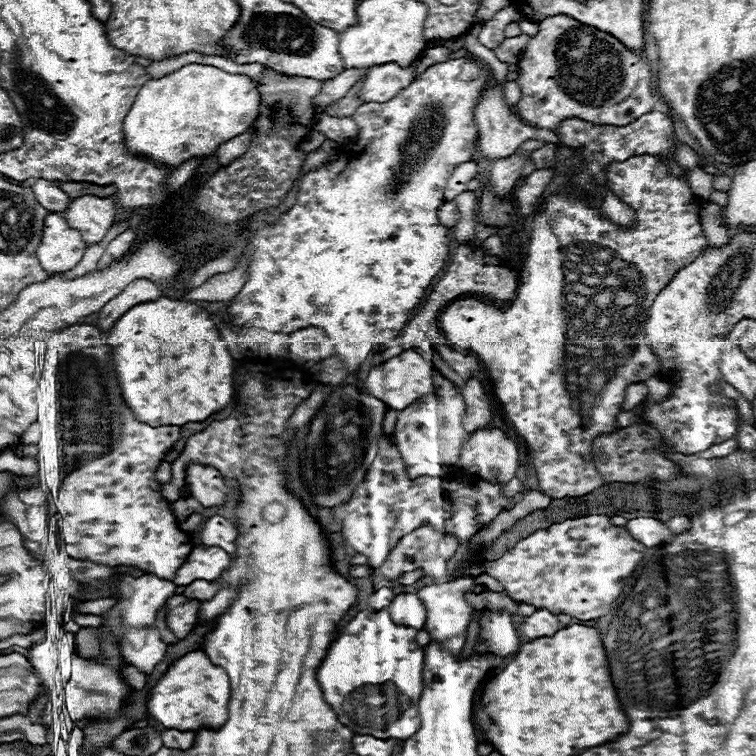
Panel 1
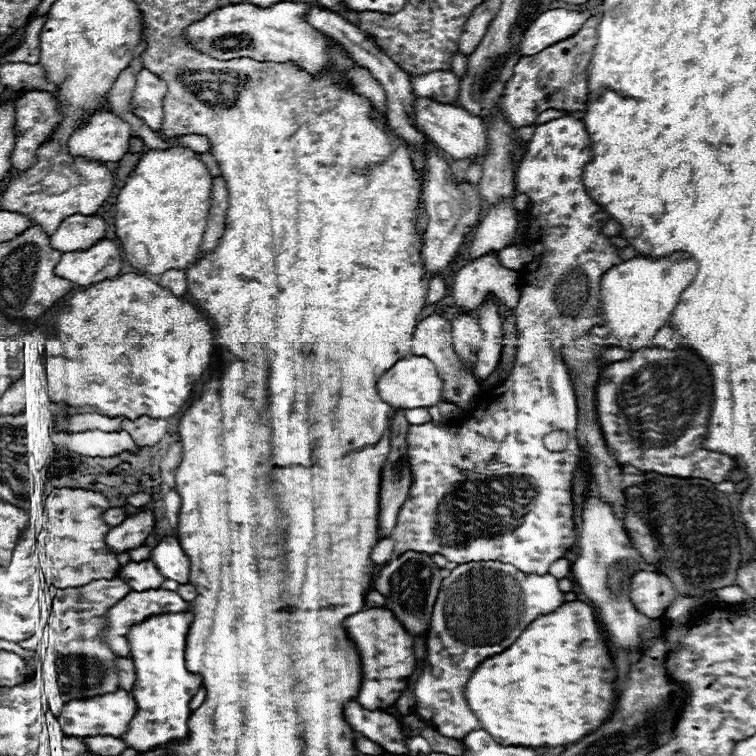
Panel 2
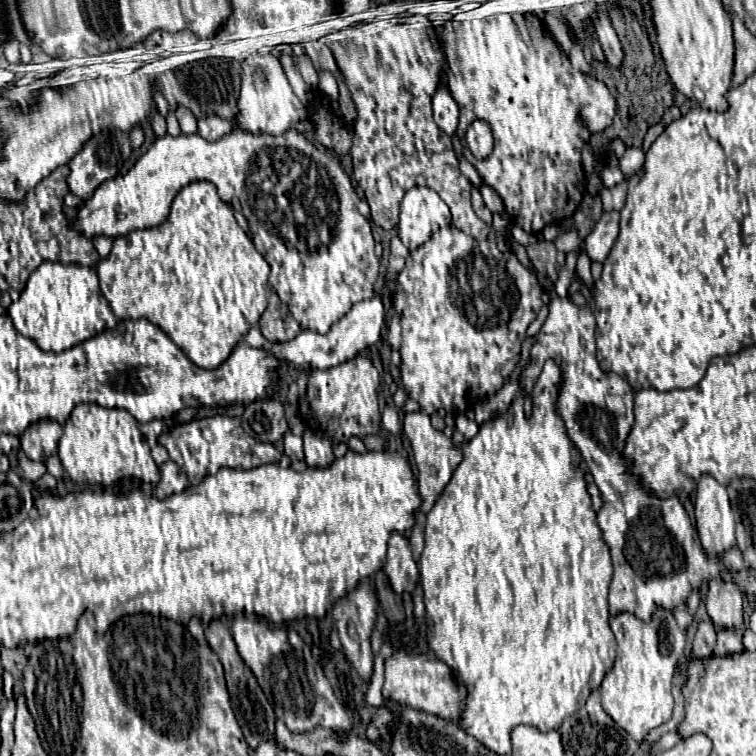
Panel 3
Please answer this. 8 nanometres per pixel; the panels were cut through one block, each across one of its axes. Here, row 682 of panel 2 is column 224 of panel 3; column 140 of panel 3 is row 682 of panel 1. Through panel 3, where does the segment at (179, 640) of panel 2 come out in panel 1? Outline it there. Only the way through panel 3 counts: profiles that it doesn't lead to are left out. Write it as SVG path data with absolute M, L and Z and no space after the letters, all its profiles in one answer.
M194 650L174 660L166 674L150 690L146 702L148 712L162 726L176 730L198 730L198 726L218 728L228 718L228 700L230 700L230 682L226 672L220 666L214 666L202 650Z

